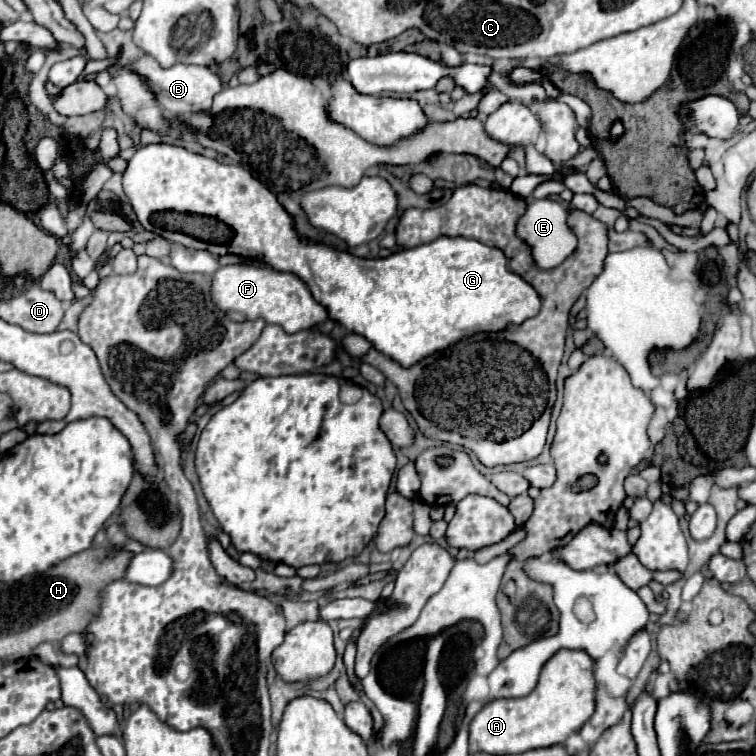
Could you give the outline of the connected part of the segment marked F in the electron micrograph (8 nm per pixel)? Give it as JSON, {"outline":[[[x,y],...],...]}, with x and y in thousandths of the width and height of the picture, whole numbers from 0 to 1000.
{"outline":[[[294,352],[278,373],[278,397],[283,397],[283,405],[291,407],[299,421],[310,426],[320,423],[339,423],[347,421],[352,429],[368,429],[381,442],[407,437],[418,429],[426,429],[434,415],[421,402],[407,378],[384,360],[368,360],[357,352]]]}

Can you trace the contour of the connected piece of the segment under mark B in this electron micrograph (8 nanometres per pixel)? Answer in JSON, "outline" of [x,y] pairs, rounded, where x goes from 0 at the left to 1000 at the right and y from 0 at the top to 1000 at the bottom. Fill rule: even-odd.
{"outline":[[[185,74],[177,82],[172,82],[167,90],[172,90],[172,95],[183,95],[185,101],[193,101],[193,111],[198,111],[198,119],[206,124],[209,138],[233,153],[251,153],[257,148],[275,148],[280,140],[283,124],[294,119],[291,103],[278,90],[267,90],[267,87],[230,85],[228,90],[217,93],[209,87],[209,82],[204,77]]]}

